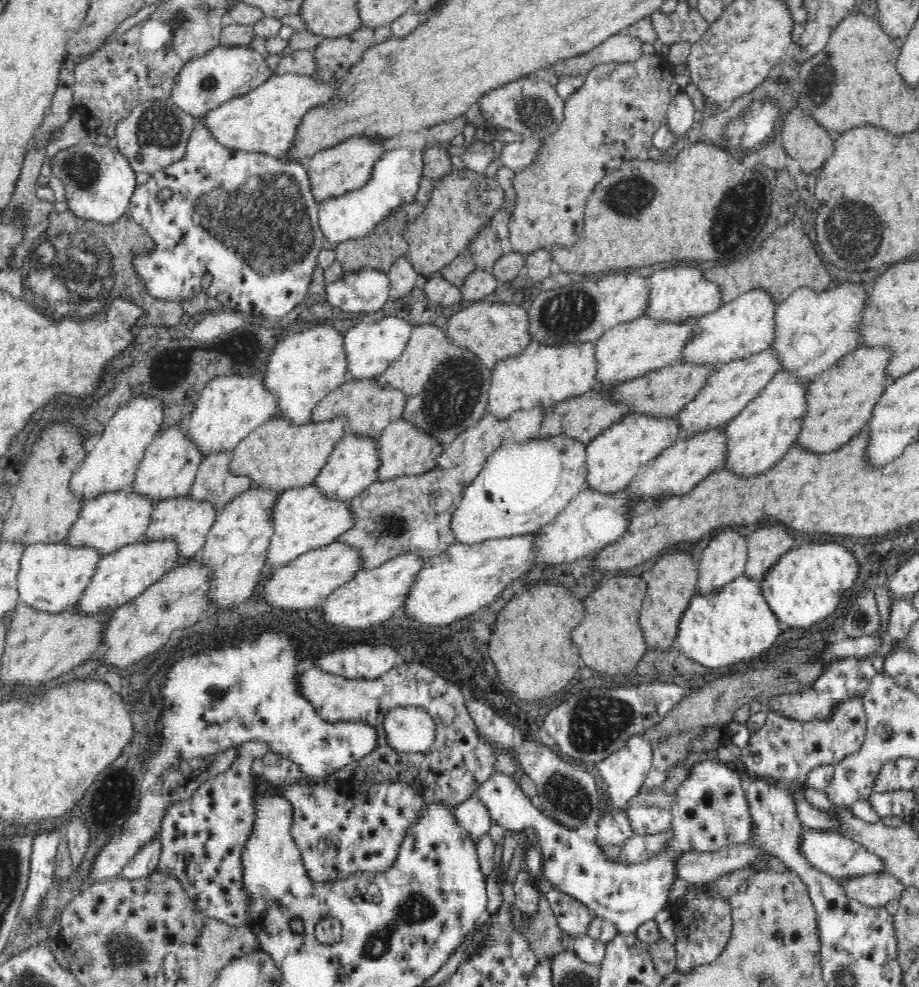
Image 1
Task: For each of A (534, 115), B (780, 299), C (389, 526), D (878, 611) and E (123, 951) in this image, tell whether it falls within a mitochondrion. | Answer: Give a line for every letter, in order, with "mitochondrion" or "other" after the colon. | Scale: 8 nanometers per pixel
A: mitochondrion
B: other
C: mitochondrion
D: other
E: mitochondrion

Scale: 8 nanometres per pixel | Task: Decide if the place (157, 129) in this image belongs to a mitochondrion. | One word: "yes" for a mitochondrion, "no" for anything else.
yes

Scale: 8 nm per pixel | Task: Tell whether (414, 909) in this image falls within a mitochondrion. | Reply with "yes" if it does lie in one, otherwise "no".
yes

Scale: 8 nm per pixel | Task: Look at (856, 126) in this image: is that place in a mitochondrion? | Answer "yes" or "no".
no

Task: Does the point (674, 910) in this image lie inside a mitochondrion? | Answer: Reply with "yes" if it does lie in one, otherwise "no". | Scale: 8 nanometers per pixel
no

